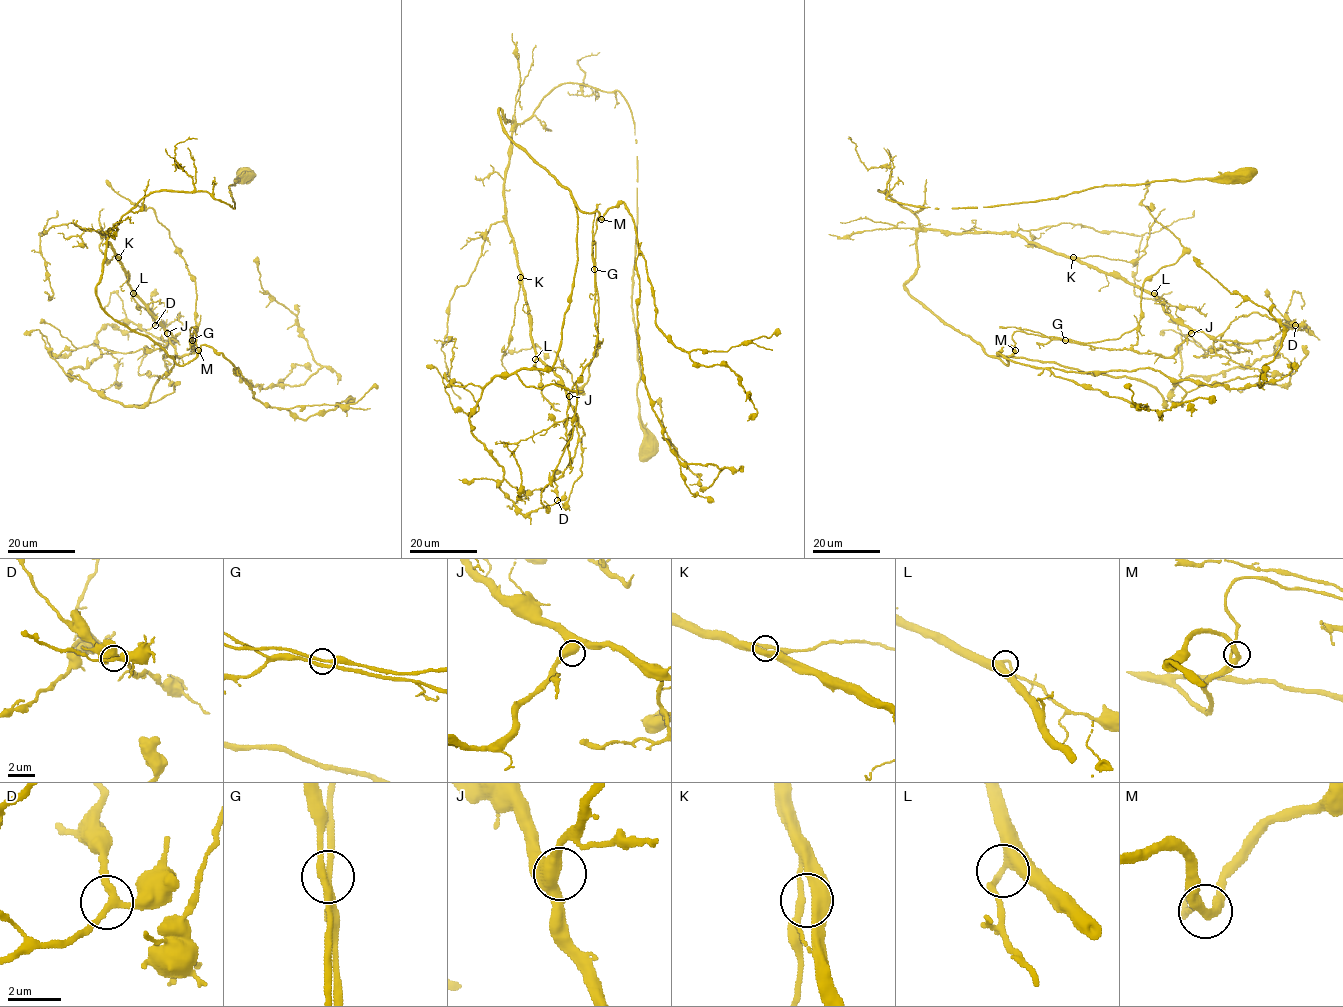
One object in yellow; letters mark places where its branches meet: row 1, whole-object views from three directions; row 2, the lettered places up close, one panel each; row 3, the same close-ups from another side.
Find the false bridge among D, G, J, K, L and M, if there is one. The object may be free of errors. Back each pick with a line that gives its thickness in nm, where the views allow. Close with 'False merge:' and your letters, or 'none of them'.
False merge: none of them

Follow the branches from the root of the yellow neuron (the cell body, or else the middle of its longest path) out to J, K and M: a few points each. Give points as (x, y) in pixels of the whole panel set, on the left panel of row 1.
J: (249, 175), (229, 186), (233, 209), (205, 191), (152, 191), (101, 232), (120, 258), (129, 286), (167, 333)
K: (249, 175), (229, 186), (233, 209), (205, 191), (145, 195), (113, 228), (101, 232), (118, 257)
M: (249, 175), (229, 186), (233, 209), (205, 191), (152, 191), (106, 242), (99, 305), (179, 365), (198, 350)

